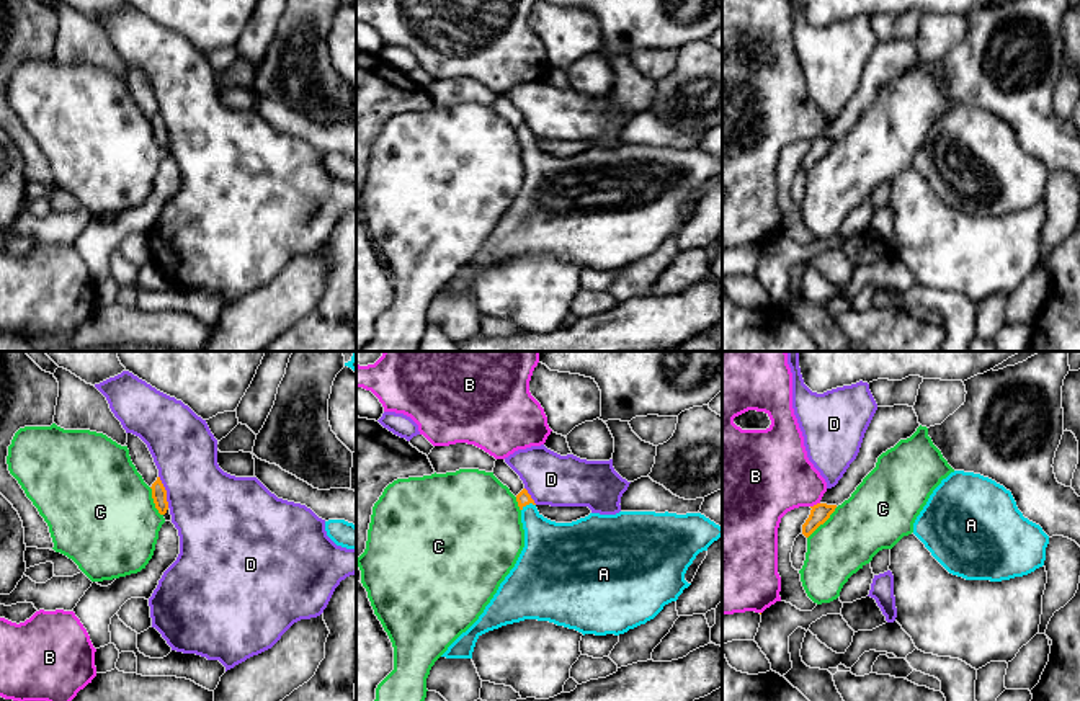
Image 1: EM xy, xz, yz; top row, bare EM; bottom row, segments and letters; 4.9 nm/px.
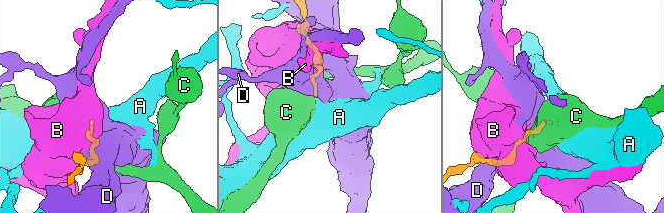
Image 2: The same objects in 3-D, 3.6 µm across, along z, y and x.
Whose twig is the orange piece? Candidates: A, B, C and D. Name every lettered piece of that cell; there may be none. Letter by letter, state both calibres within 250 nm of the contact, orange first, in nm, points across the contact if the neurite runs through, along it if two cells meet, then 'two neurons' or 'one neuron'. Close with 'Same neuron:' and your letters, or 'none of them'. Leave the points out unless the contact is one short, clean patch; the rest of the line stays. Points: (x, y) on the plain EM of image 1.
A: 70/260 nm | across xz (523, 133), (528, 138), (530, 152), (551, 182) | one neuron
B: 90/380 nm | two neurons
C: 90/320 nm | two neurons
D: 80/400 nm | two neurons
Same neuron: A

